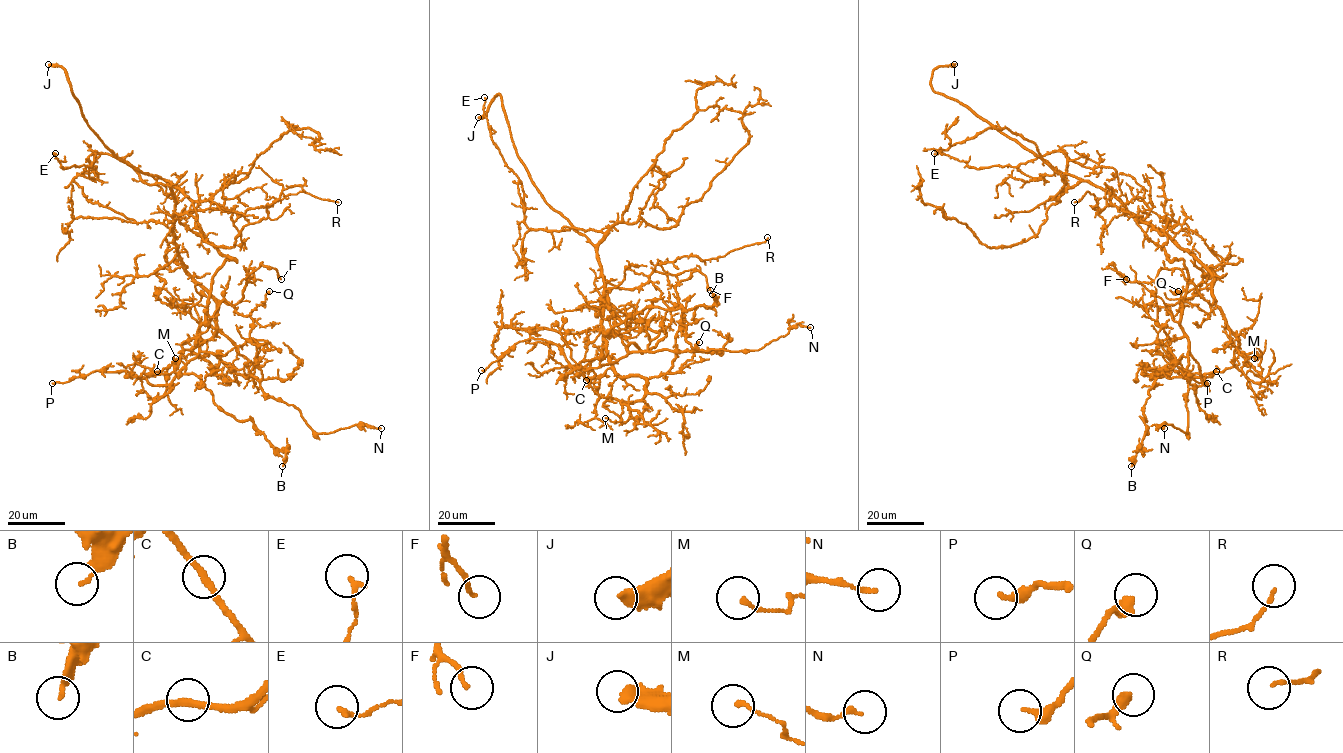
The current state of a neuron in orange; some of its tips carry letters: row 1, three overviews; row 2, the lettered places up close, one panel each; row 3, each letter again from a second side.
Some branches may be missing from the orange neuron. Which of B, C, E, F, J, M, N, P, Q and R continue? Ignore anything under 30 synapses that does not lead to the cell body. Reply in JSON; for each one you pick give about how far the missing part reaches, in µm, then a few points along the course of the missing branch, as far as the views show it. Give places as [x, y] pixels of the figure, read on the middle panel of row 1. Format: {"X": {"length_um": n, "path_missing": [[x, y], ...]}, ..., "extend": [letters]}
{"J": {"length_um": 6}, "extend": ["J"]}

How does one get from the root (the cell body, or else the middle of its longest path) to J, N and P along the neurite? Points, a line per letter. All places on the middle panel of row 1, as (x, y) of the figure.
J: (613, 314), (595, 246), (545, 201), (534, 185), (514, 148), (498, 94), (478, 117)
N: (613, 314), (635, 331), (665, 333), (648, 350), (631, 343), (629, 352), (758, 350), (797, 324), (810, 327)
P: (613, 314), (665, 336), (585, 370), (556, 344), (530, 338), (481, 370)

